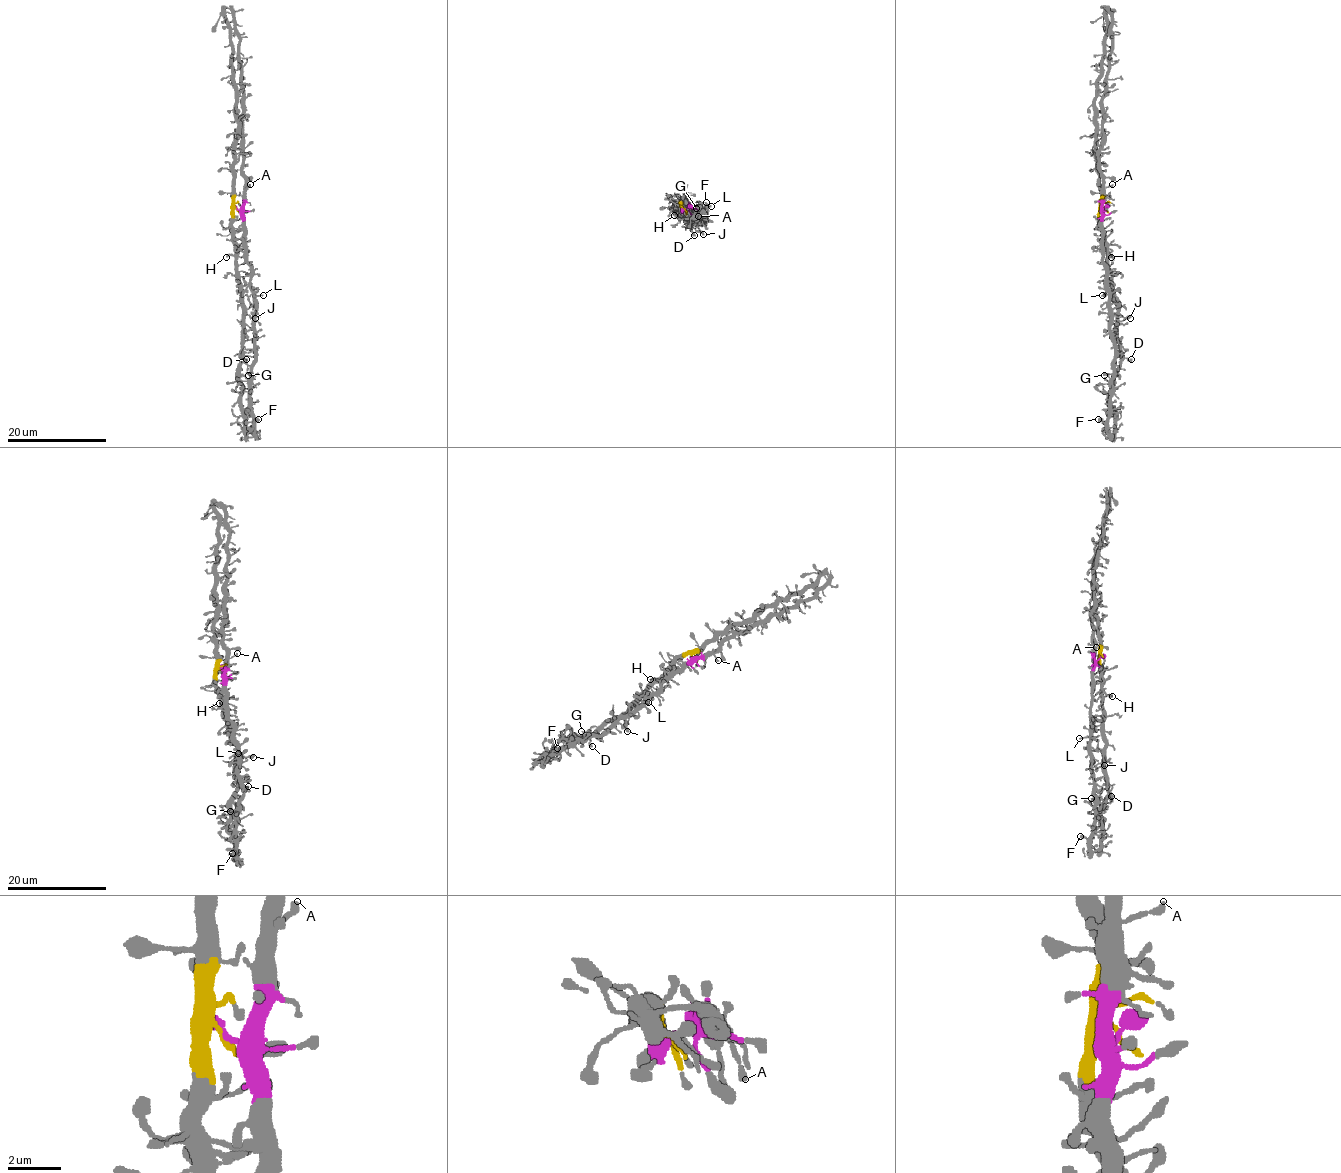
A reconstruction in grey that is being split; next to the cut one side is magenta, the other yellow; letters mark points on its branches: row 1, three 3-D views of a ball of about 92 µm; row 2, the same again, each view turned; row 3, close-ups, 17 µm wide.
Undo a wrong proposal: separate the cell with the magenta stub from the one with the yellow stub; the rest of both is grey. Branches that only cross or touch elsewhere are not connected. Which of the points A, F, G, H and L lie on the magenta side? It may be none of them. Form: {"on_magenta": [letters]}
{"on_magenta": ["A", "F", "G", "L"]}

